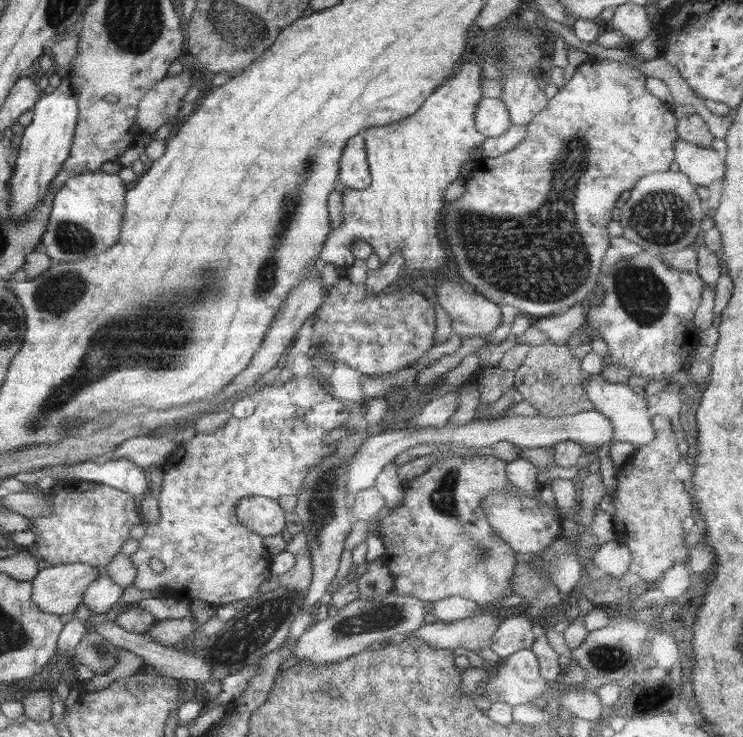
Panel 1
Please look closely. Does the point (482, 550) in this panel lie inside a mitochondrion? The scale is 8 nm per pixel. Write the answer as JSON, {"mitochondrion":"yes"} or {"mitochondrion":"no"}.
{"mitochondrion":"yes"}

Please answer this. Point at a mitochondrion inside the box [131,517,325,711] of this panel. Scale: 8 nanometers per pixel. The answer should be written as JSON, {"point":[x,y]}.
{"point":[252,635]}

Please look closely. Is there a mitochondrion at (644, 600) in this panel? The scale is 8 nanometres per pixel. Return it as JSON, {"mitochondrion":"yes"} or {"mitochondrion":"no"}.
{"mitochondrion":"no"}

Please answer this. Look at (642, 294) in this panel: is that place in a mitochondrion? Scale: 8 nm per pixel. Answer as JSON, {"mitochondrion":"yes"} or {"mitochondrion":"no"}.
{"mitochondrion":"yes"}

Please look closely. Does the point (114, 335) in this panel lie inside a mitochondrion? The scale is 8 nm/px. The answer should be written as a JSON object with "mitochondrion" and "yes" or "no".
{"mitochondrion":"yes"}

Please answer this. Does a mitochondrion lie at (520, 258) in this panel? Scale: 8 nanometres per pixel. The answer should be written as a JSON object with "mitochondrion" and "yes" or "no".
{"mitochondrion":"yes"}

